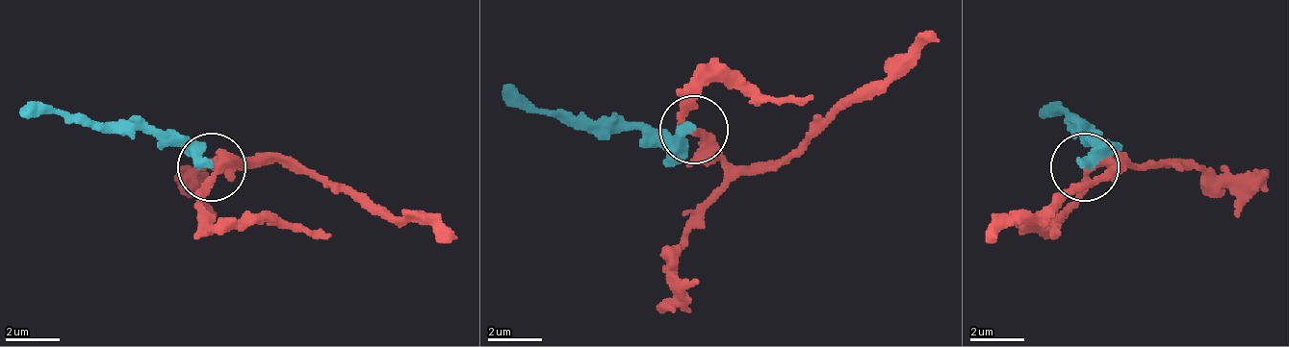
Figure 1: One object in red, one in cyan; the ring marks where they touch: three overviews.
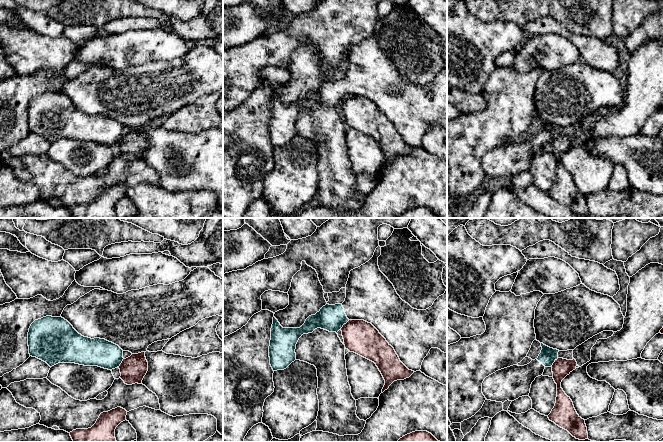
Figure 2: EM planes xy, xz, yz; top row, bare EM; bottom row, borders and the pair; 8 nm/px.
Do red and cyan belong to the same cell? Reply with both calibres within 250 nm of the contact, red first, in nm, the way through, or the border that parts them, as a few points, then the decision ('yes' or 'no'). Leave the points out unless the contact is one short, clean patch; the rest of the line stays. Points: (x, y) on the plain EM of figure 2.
calibres 260 and 200 nm; border xz (349, 96), (340, 105); no

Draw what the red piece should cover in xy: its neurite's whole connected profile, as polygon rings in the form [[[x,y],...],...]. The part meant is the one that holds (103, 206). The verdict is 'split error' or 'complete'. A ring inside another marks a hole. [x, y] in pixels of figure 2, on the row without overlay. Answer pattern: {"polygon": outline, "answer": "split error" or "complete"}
{"polygon": [[[121,183],[103,188],[91,204],[73,206],[70,212],[73,218],[117,218],[115,205],[126,196],[126,191]]], "answer": "complete"}

